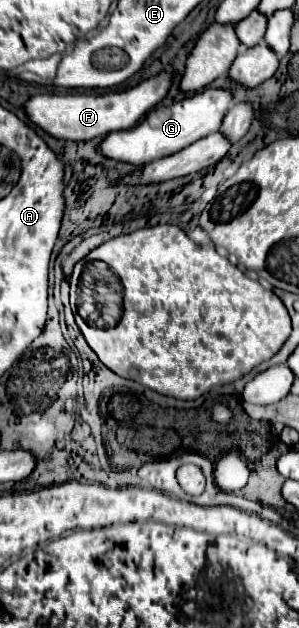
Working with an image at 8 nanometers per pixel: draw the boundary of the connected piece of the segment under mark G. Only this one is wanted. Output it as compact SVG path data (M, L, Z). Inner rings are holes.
M206 88L204 92L196 94L194 98L186 98L180 102L174 102L170 106L160 106L154 108L152 112L146 114L146 118L136 124L130 130L122 130L122 132L110 132L100 144L98 144L98 152L110 160L118 160L118 162L126 162L126 164L134 164L134 166L142 166L146 162L154 162L158 158L170 156L190 144L194 144L196 140L218 132L222 118L226 114L226 110L232 104L232 92L230 88L222 88L222 90L214 90L214 88Z

